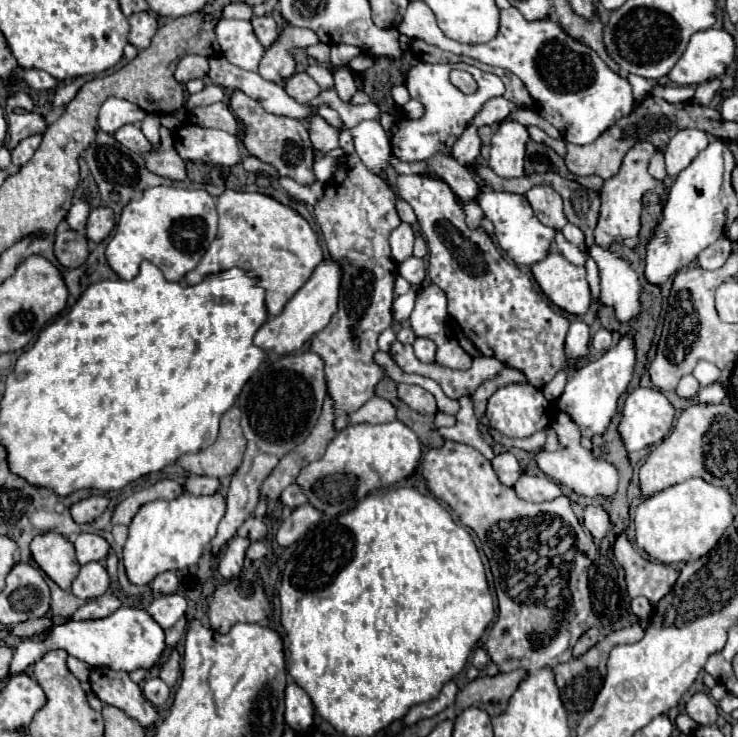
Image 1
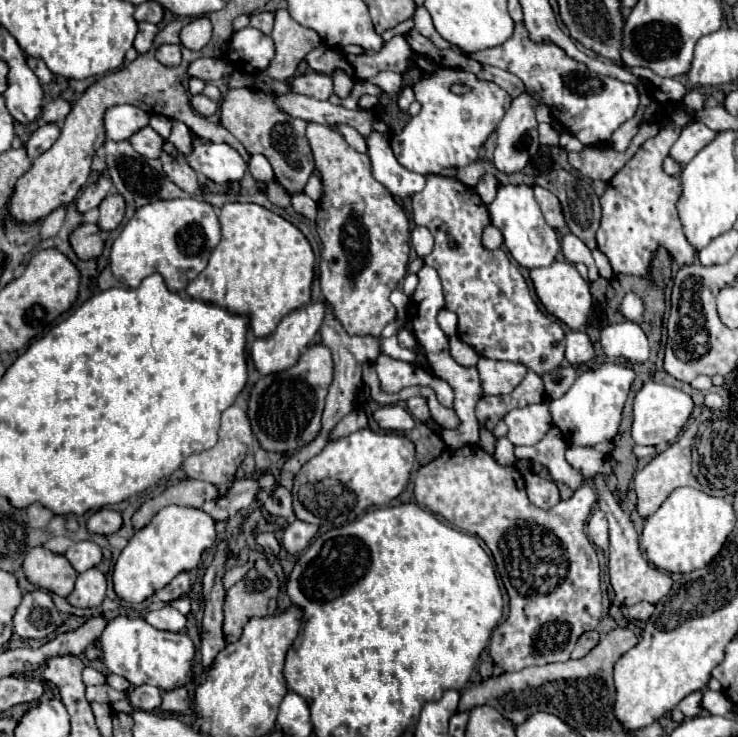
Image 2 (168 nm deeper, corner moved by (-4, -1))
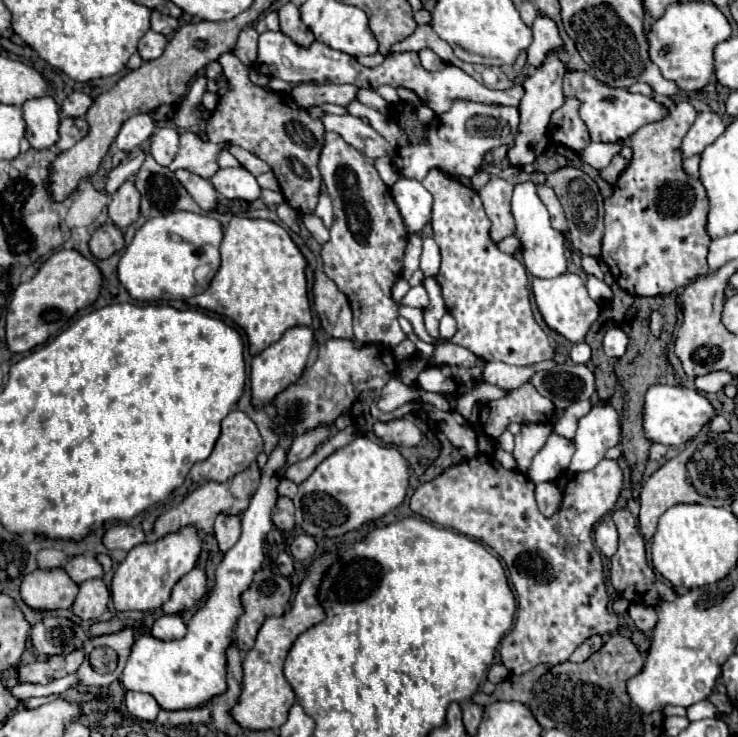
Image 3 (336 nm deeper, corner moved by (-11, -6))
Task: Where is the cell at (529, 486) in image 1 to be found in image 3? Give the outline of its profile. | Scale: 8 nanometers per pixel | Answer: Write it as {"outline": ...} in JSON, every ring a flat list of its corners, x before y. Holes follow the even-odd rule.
{"outline":[[554,482,536,484,536,502,544,516,552,516,558,512,558,508,562,504,562,492,558,490,558,486]]}

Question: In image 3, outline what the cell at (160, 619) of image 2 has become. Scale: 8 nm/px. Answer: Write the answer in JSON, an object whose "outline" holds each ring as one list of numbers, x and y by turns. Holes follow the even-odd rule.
{"outline":[[162,614,162,616,154,622,150,634,152,634,154,638,158,638,158,640,164,640,164,642,168,642,168,640,180,640,180,638,186,634,186,624,184,624,182,618,176,616,176,614,174,614,174,616]]}

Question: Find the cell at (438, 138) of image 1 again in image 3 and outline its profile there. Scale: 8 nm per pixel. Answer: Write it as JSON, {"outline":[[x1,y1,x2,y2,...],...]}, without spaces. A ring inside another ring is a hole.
{"outline":[[458,100,446,114,440,114,432,120,424,144,410,144,408,148,402,148,394,154,394,166,400,176,412,180,422,180,430,168,440,168,446,174,470,178,480,170,482,158,488,150,514,144,518,124,518,108]]}

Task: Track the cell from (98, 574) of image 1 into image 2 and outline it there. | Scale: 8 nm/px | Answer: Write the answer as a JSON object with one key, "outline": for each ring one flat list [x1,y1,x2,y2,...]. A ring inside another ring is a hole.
{"outline":[[89,569,85,573,79,573,73,593,67,597,67,601,75,607,99,607,105,599,107,591,107,577,97,569]]}

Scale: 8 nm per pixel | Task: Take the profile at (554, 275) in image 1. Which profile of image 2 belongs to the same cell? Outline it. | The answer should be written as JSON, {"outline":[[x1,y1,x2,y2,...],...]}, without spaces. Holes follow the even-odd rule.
{"outline":[[553,261,549,267,537,267,531,271,531,281,535,285,535,291,545,305,549,313,553,313,557,319,567,323,571,329,581,329,591,313,593,297,589,293,589,281,585,281,575,265,567,261]]}

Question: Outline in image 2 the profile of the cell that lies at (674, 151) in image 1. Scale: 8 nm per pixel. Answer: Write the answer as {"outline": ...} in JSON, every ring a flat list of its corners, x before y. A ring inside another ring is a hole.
{"outline":[[695,121,689,127,685,127,679,135,679,139,675,141,675,145,671,147,671,157,679,163,679,165,687,165,703,147,707,147,713,139,715,139,715,131,711,131,705,123]]}

